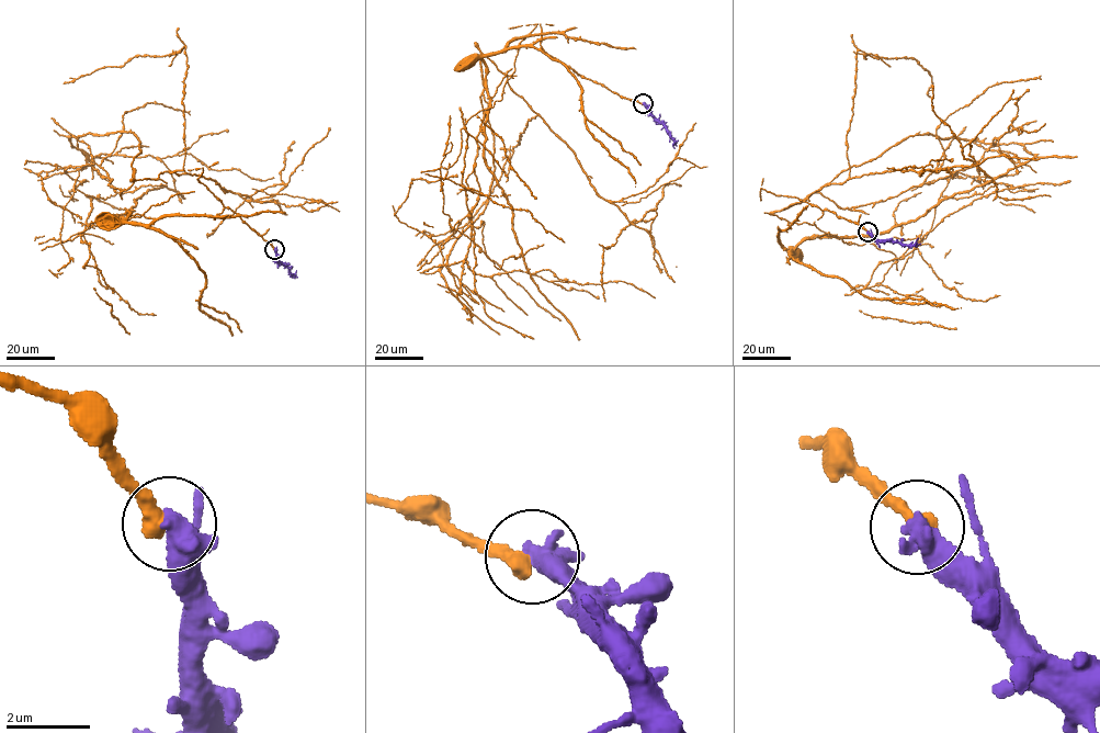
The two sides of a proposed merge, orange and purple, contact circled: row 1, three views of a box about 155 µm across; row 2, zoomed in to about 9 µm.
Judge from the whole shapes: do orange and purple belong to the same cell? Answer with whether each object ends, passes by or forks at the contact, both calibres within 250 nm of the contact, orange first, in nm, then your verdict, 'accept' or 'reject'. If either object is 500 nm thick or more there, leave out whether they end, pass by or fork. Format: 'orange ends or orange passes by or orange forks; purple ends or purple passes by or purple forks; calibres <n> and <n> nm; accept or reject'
calibres 440 and 600 nm; reject

